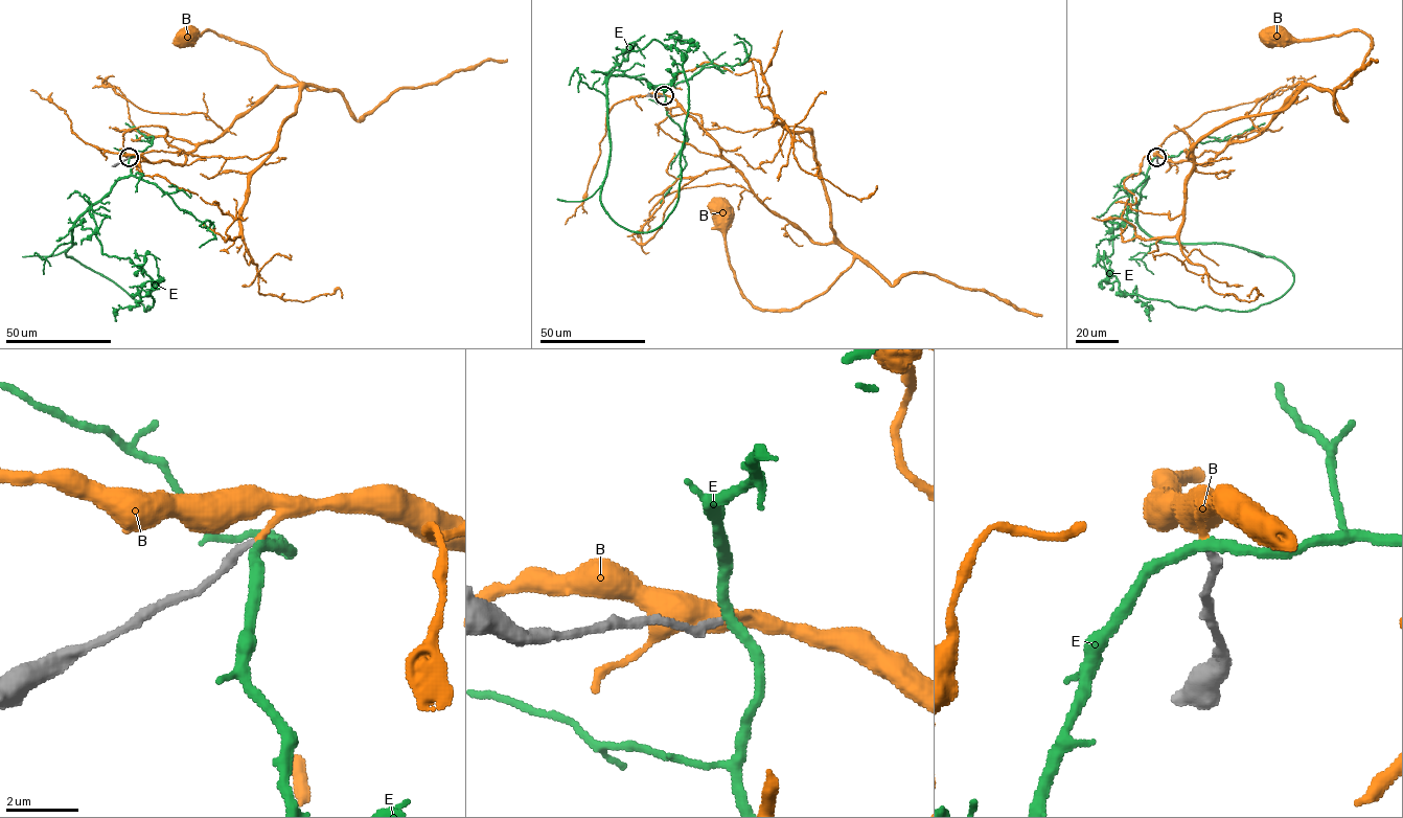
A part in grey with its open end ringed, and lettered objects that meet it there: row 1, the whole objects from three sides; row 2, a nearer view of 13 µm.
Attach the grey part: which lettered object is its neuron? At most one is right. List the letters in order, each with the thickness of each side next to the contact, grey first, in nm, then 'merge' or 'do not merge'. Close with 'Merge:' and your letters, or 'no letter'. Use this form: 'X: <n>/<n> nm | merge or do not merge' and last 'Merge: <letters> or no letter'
B: 240/180 nm | merge
E: 240/280 nm | do not merge
Merge: B

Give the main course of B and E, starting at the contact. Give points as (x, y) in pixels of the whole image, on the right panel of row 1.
B: (1156, 157), (1208, 164), (1254, 138), (1300, 87), (1339, 87), (1372, 44), (1359, 30), (1302, 40), (1277, 32)
E: (1156, 157), (1144, 230), (1274, 256), (1293, 280), (1246, 311), (1125, 294), (1101, 257), (1125, 222), (1133, 241)

